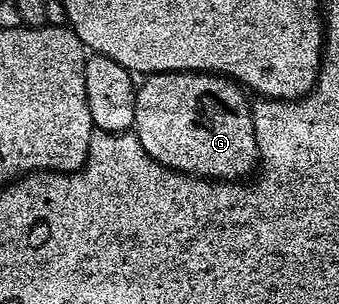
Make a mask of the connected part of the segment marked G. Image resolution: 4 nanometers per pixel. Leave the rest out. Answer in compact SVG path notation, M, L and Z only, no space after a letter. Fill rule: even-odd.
M208 73L208 80L178 92L168 92L168 74L150 74L141 82L136 86L138 137L158 164L209 180L244 180L257 169L252 107L239 82ZM156 90L164 90L164 94L156 94Z

